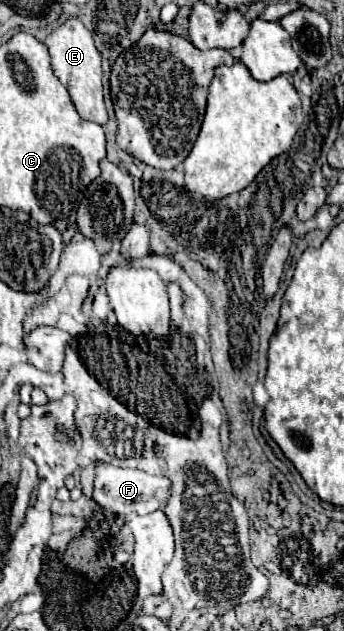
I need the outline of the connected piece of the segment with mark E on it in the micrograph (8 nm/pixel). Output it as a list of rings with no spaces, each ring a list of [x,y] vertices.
[[[69,18],[63,26],[59,26],[47,40],[45,46],[51,54],[51,64],[57,74],[57,78],[63,82],[63,86],[69,90],[69,96],[73,100],[75,110],[83,120],[91,120],[97,124],[107,122],[107,110],[103,104],[103,84],[101,84],[101,54],[97,52],[93,44],[91,32],[83,26],[81,20]]]

